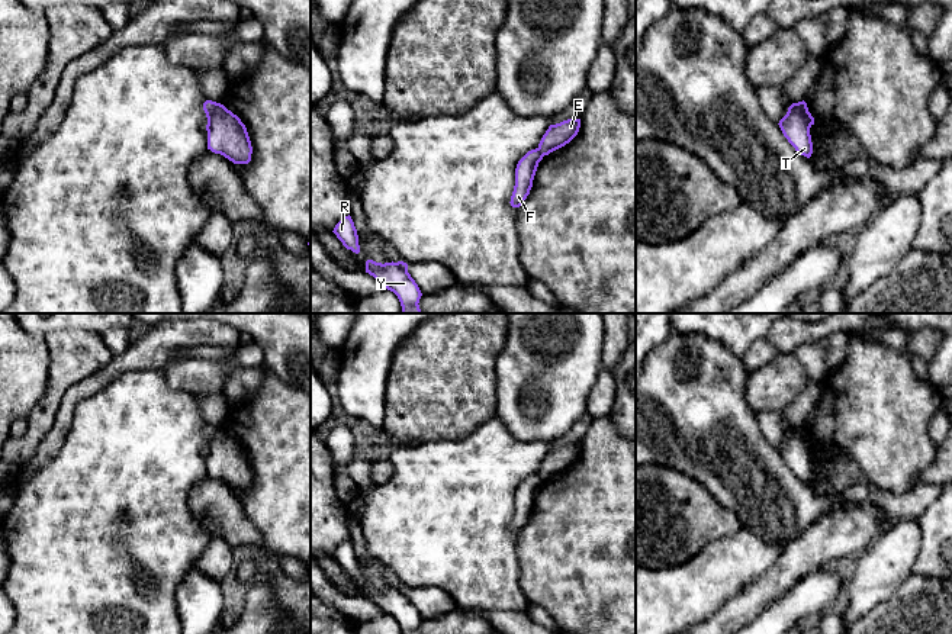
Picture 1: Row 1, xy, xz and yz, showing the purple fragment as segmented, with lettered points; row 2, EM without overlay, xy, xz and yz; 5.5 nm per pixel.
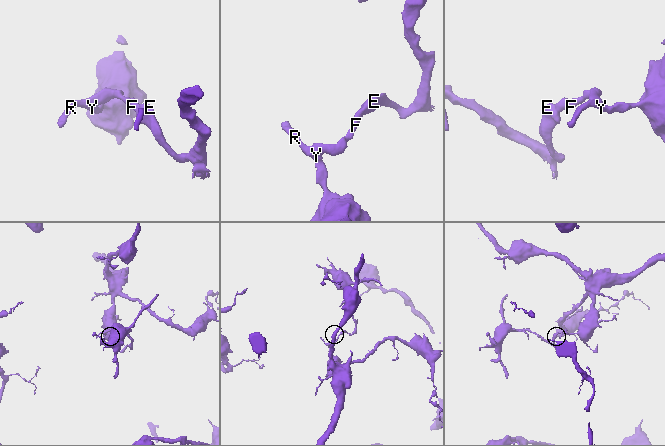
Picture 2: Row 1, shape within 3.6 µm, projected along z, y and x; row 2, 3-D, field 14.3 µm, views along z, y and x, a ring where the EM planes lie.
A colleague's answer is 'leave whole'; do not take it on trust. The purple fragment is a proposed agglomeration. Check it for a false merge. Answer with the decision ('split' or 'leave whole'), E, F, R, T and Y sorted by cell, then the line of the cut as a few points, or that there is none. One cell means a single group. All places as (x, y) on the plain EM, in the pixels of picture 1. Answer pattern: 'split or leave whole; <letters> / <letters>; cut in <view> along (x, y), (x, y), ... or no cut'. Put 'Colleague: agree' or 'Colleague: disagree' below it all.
split; E T / F R Y; cut in yz along (795, 428), (810, 450)
Colleague: disagree

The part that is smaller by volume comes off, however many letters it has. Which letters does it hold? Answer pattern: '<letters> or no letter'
E, T

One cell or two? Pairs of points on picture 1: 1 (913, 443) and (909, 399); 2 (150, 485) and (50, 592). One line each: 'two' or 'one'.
1: one
2: one

